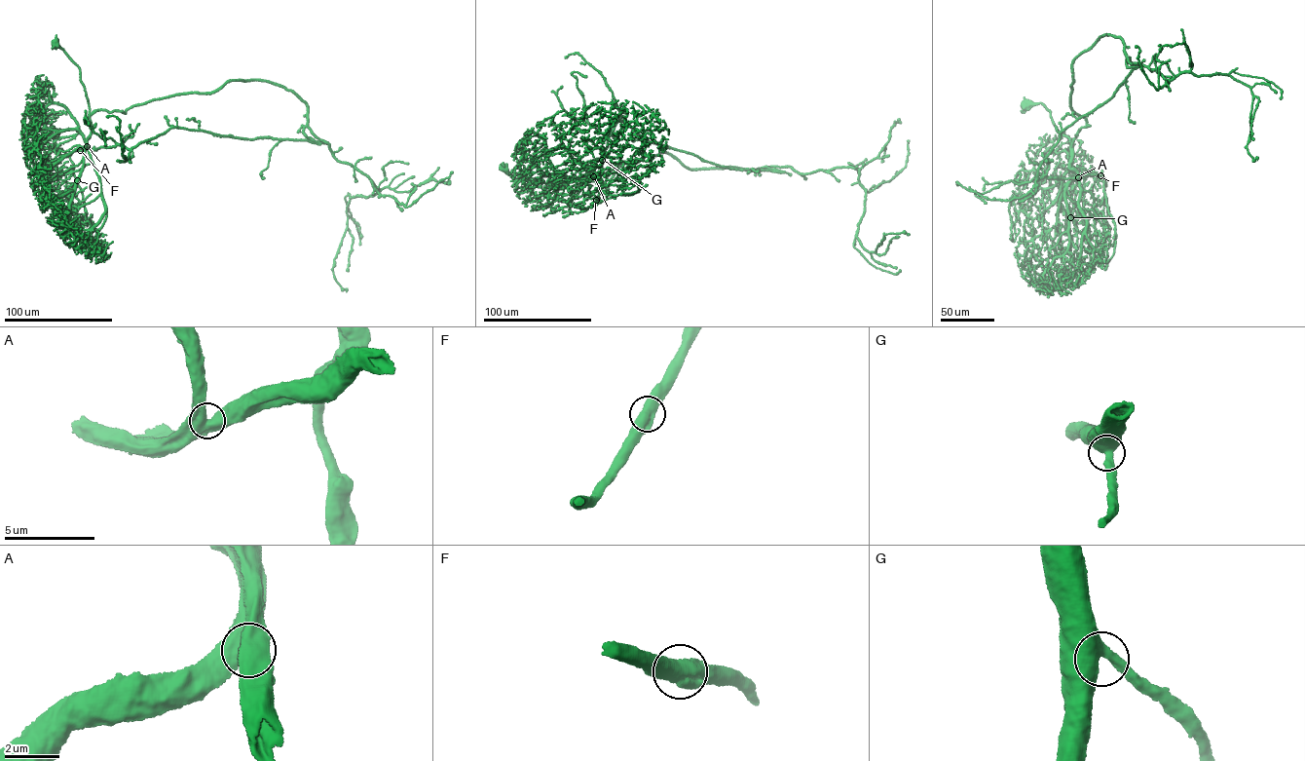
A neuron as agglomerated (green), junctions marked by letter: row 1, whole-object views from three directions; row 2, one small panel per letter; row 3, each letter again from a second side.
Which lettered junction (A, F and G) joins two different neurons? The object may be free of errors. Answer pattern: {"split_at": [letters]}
{"split_at": []}

